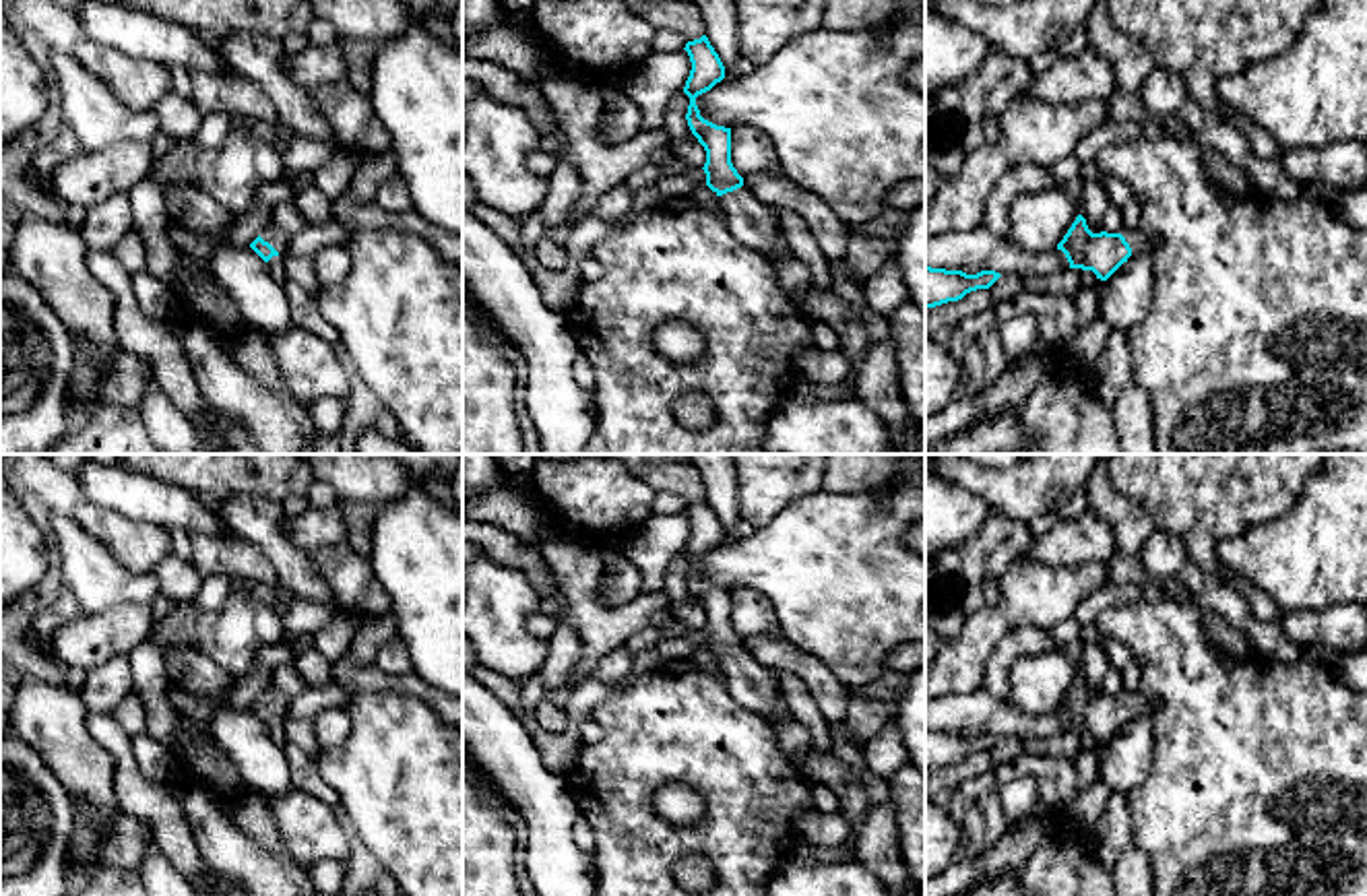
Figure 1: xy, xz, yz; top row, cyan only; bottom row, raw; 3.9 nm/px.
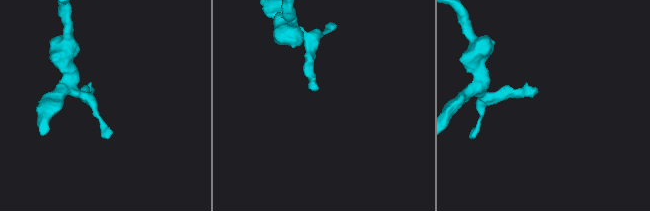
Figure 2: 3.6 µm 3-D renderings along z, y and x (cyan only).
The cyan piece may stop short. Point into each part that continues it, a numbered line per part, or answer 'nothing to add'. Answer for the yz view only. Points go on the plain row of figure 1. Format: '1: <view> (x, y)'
1: yz (1138, 702)

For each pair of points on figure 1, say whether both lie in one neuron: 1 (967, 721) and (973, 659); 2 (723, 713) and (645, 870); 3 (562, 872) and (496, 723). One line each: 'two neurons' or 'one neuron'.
1: two neurons
2: one neuron
3: one neuron

